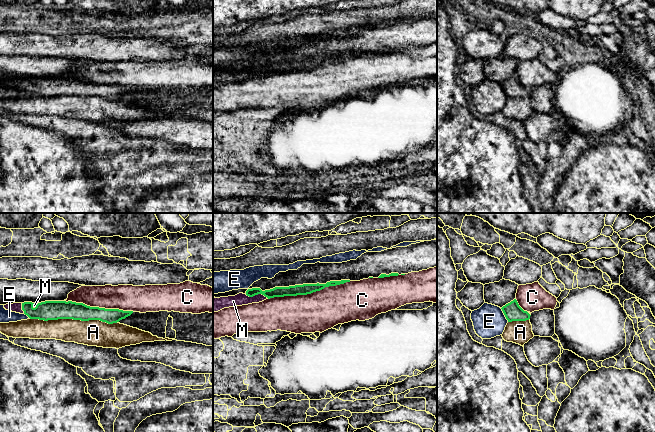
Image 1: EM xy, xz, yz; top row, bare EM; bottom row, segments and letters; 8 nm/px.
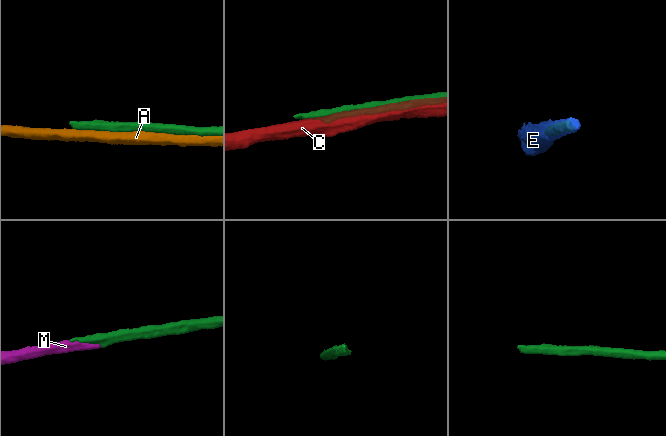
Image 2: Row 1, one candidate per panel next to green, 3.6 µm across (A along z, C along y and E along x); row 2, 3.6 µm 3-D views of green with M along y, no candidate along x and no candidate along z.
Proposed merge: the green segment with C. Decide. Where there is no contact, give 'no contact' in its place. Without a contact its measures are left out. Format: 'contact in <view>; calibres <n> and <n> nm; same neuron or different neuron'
contact in xz; calibres 90 and 320 nm; different neuron

